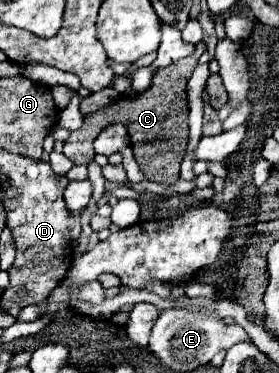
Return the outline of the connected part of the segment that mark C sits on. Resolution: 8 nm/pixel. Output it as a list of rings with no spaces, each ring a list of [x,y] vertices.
[[[205,43],[197,45],[197,51],[185,59],[179,59],[175,63],[171,63],[165,69],[159,69],[153,75],[153,85],[151,89],[147,89],[145,93],[139,93],[137,97],[119,97],[115,103],[111,103],[109,107],[101,107],[99,111],[91,113],[89,117],[85,117],[83,127],[73,131],[69,135],[69,139],[65,141],[65,149],[63,153],[75,163],[87,163],[89,161],[89,147],[93,145],[95,137],[113,123],[123,123],[129,131],[131,137],[131,147],[133,147],[133,155],[135,161],[139,163],[141,171],[145,177],[151,177],[151,173],[157,173],[157,165],[161,165],[161,185],[171,185],[179,179],[179,165],[181,159],[185,155],[185,147],[187,147],[187,115],[189,115],[189,107],[187,107],[187,81],[193,73],[193,69],[197,67],[199,55],[205,51]]]

